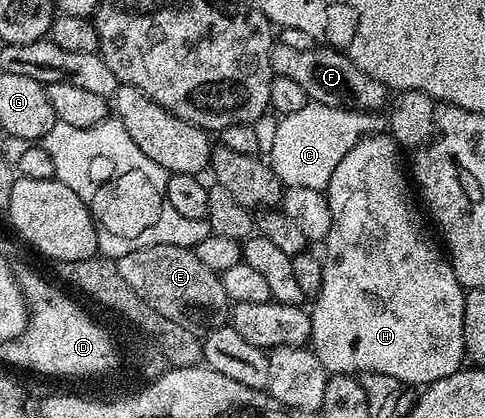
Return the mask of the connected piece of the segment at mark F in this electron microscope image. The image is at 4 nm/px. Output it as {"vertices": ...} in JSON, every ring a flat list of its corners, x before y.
{"vertices":[[280,43,271,51,271,67,276,76,291,79,303,87,310,101,331,107,344,107,358,111,377,109,385,101,387,90,367,71,360,69,345,53,328,47,314,47,311,51,298,51]]}

